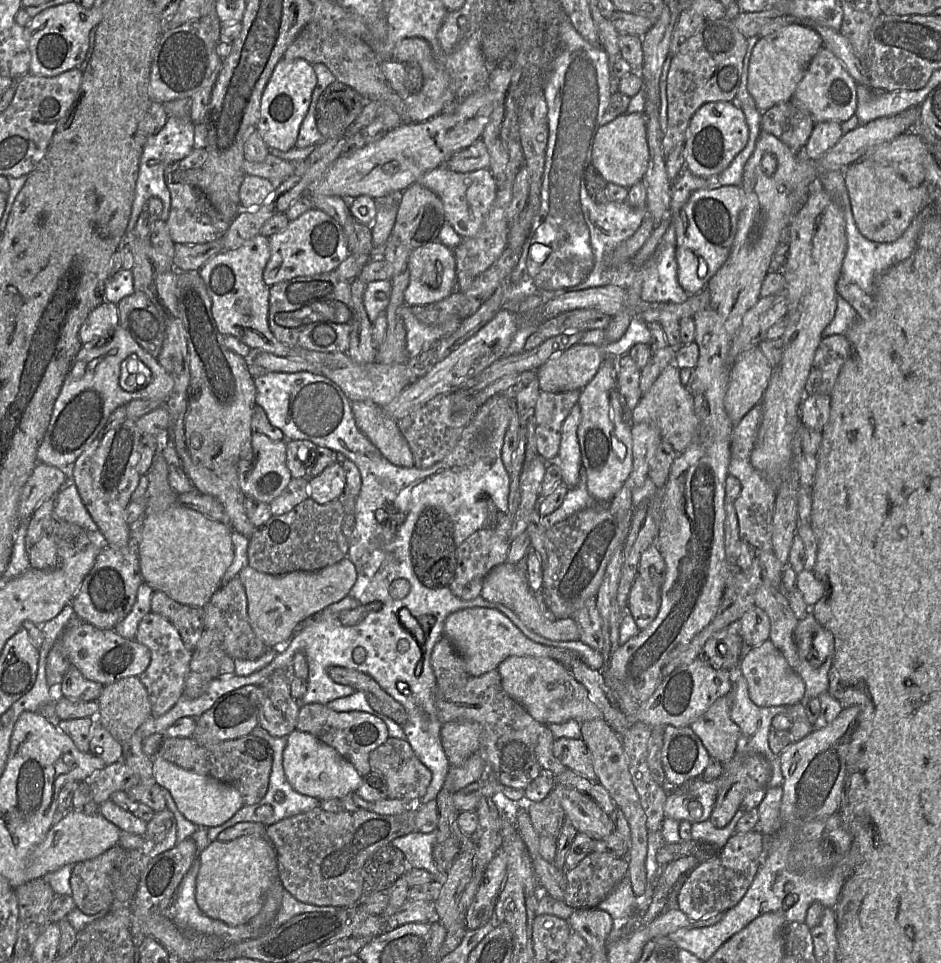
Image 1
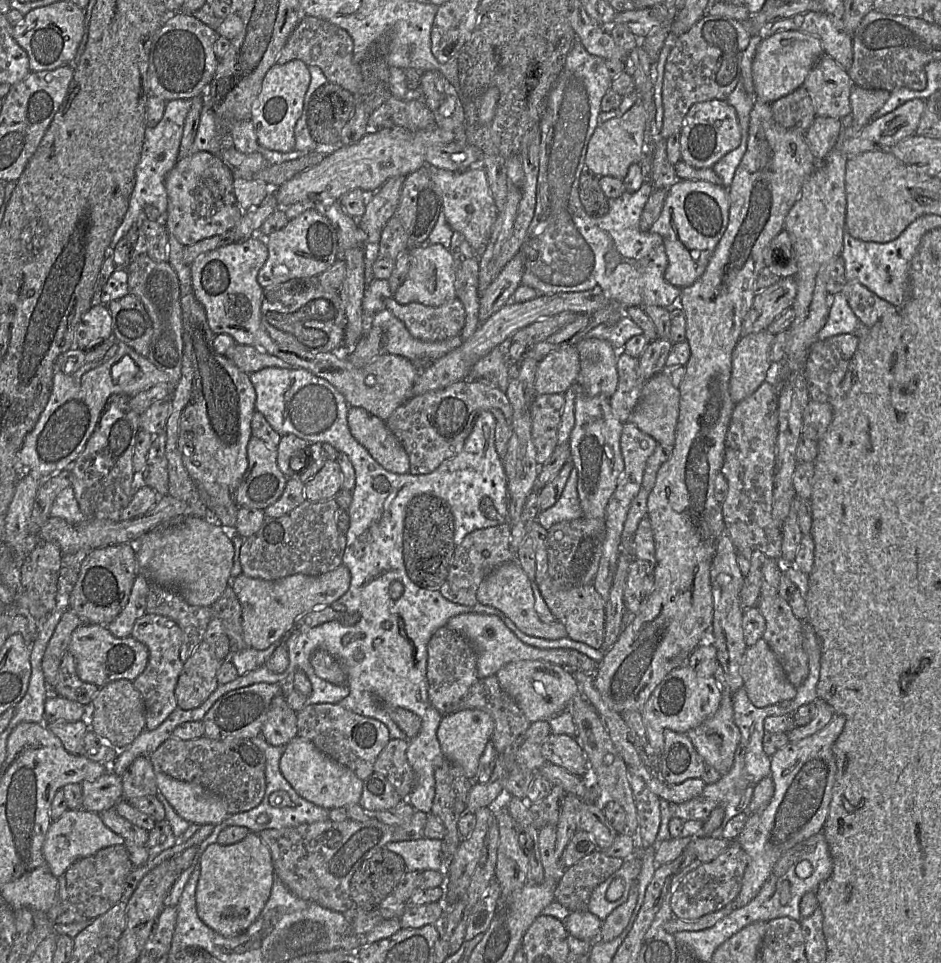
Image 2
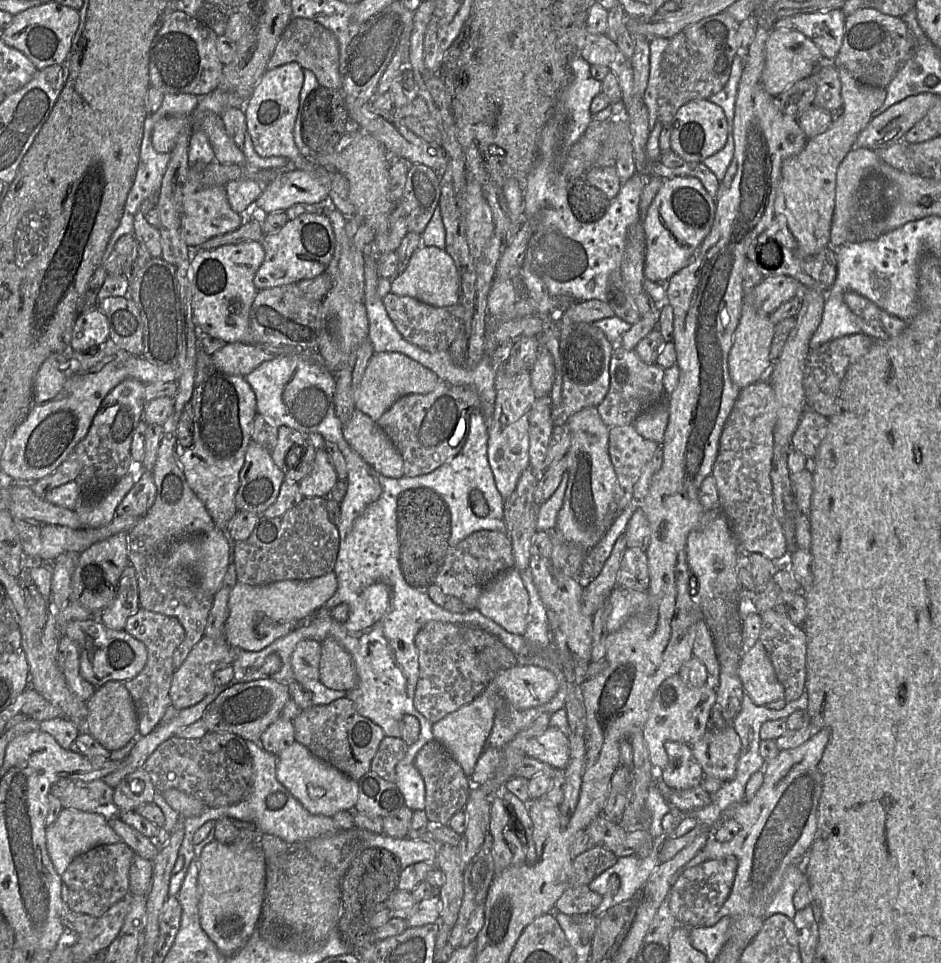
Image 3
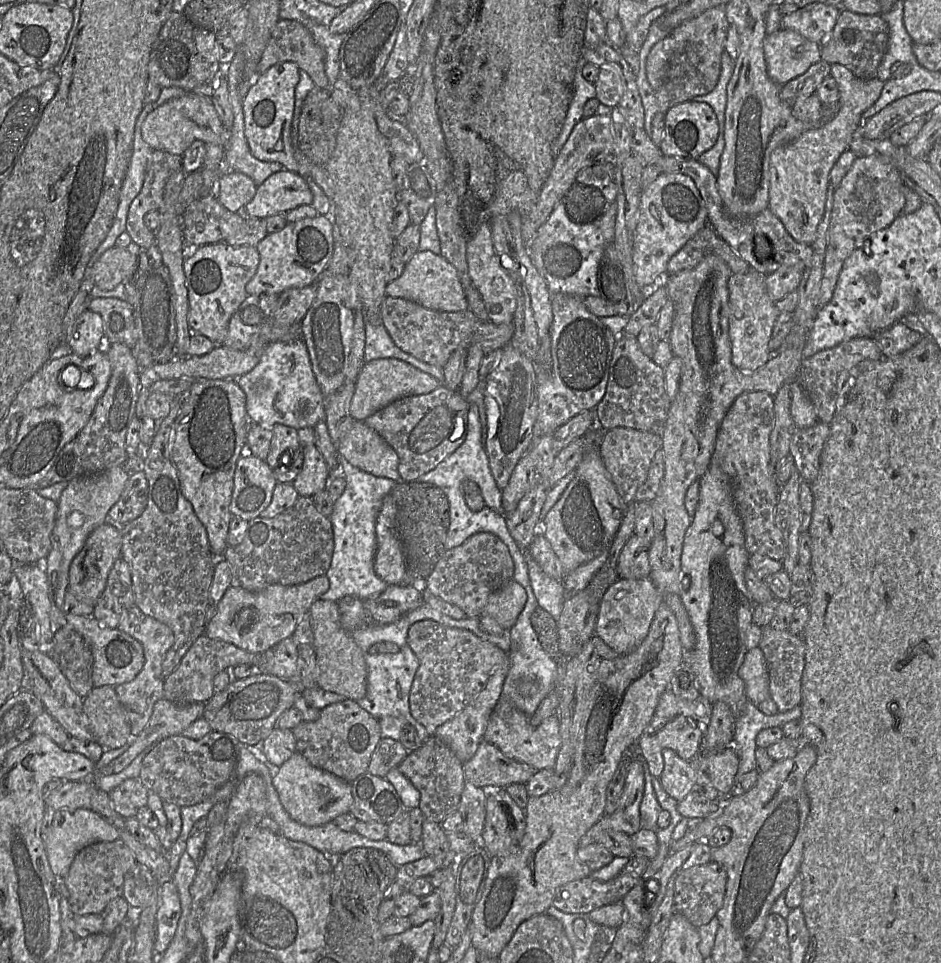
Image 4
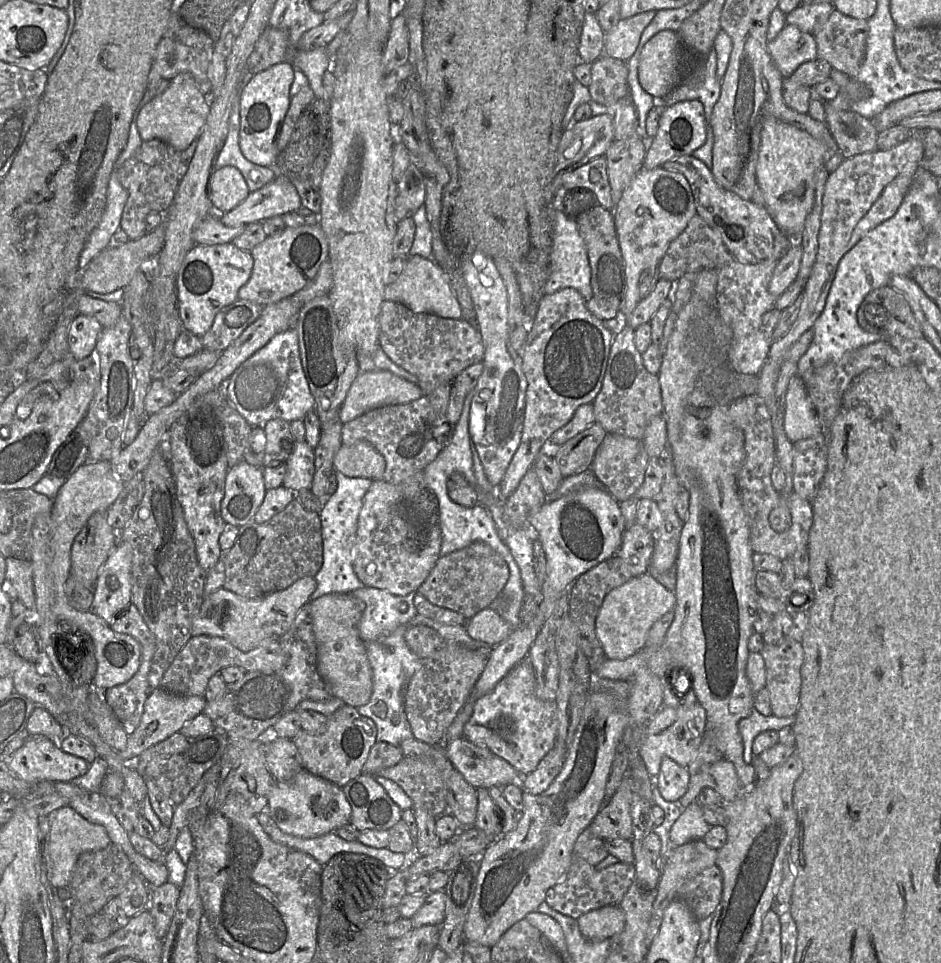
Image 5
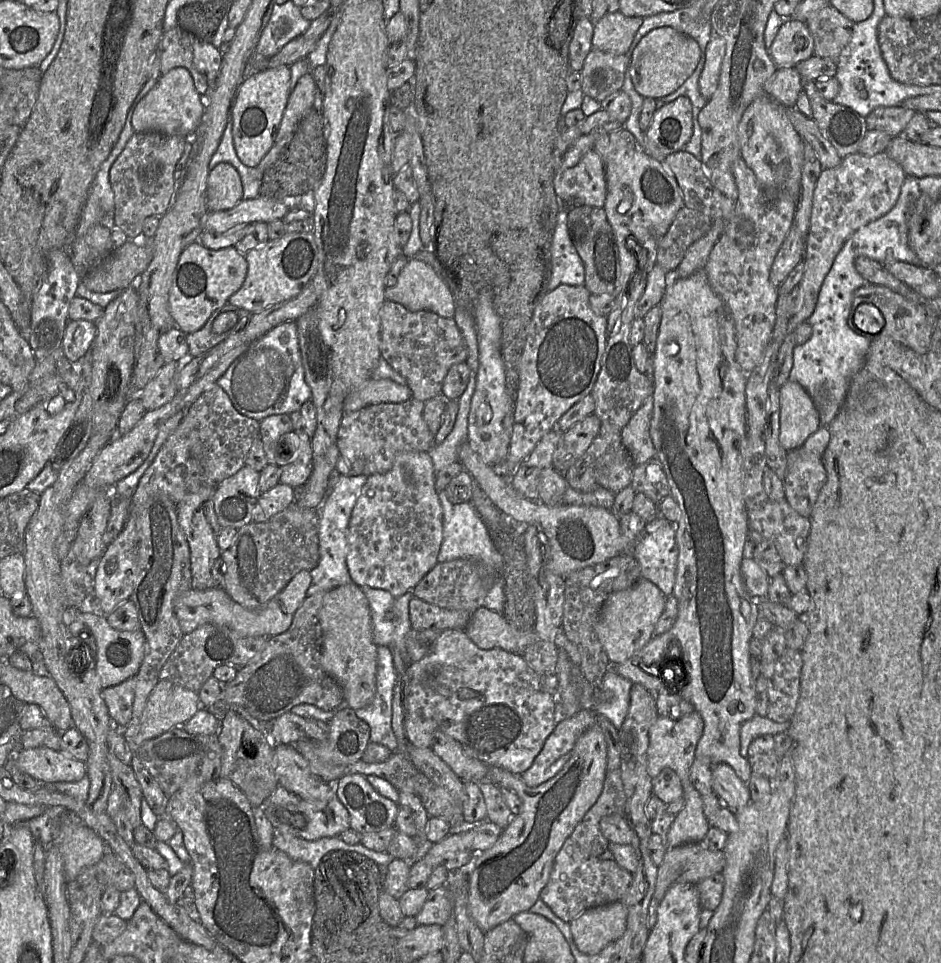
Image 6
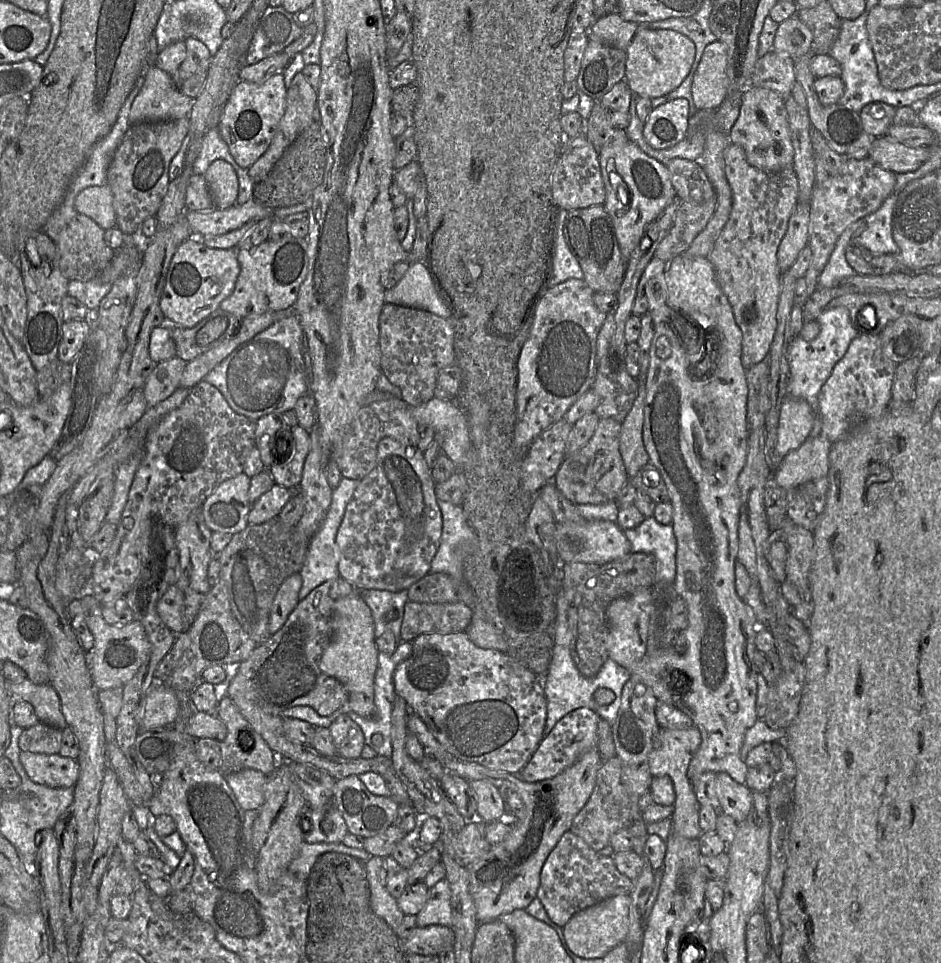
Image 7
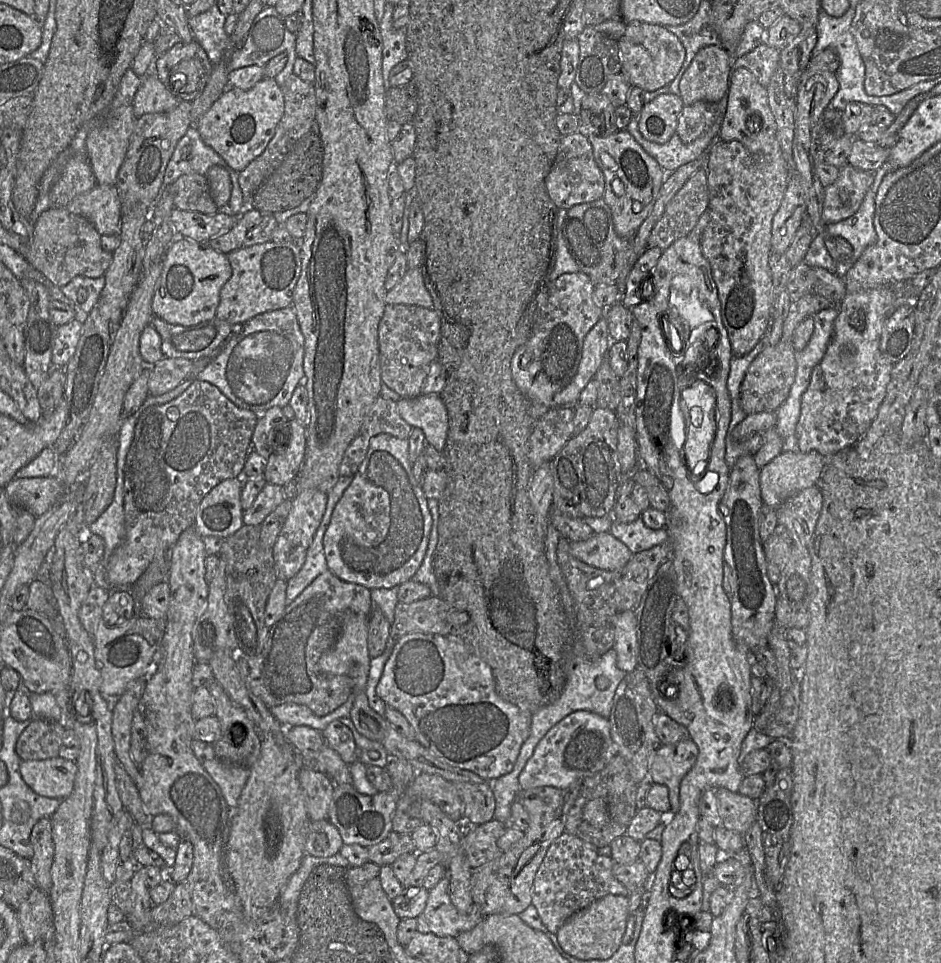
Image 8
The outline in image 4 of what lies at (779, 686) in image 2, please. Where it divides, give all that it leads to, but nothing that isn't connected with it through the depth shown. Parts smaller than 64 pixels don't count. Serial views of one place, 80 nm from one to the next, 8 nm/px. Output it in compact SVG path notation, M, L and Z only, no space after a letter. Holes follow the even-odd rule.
M759 646L748 650L739 669L739 675L745 683L746 695L749 701L759 705L770 697L768 665Z

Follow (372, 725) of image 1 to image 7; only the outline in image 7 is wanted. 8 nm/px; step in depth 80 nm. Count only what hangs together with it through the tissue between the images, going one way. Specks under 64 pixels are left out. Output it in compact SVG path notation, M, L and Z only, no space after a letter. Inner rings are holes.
M348 714L340 715L329 727L337 755L345 759L361 758L365 736Z

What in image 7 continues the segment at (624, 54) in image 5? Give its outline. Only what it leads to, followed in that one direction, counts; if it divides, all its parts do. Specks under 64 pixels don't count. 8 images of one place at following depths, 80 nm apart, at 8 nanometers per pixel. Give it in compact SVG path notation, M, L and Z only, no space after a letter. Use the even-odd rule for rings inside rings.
M613 12L594 21L589 38L625 51L638 27L639 24L626 21L618 12Z

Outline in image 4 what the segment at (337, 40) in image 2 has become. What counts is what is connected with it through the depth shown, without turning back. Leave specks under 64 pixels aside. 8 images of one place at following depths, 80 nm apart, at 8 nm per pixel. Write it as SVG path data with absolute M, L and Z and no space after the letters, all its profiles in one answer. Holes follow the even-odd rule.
M279 20L274 27L267 47L257 65L257 74L266 72L270 67L283 62L293 62L305 71L315 86L329 89L329 80L325 72L325 51L315 42L311 33L301 23L294 20Z

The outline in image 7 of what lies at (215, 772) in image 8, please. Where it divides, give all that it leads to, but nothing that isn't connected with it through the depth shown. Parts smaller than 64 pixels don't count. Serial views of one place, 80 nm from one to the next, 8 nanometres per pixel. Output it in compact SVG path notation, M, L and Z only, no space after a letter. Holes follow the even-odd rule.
M255 769L224 774L240 806L245 810L259 809L265 801L267 775Z

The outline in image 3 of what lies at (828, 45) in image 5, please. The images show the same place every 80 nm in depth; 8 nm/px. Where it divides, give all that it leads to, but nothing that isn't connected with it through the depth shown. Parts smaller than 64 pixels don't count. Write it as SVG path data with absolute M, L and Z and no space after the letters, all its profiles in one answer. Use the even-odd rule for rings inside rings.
M869 7L859 9L847 15L844 24L845 30L841 48L833 61L825 62L830 62L836 67L842 66L853 78L864 85L886 89L901 67L910 60L915 47L915 40L907 24L899 17L885 15Z

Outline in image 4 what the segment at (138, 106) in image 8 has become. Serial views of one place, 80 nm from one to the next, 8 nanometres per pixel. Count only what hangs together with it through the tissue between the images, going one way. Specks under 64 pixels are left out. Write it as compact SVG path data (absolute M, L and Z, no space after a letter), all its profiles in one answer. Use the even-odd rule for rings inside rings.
M188 93L182 97L170 99L151 111L142 124L142 137L153 150L175 155L183 155L195 140L201 140L206 144L222 145L225 153L228 131L224 128L211 97Z

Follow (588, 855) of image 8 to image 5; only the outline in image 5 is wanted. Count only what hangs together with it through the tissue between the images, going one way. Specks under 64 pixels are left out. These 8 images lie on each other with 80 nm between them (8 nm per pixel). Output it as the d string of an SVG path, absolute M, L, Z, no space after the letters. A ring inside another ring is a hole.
M573 854L570 867L554 886L547 890L545 902L554 910L572 918L604 906L619 904L635 878L635 865L615 863L597 870L585 860Z

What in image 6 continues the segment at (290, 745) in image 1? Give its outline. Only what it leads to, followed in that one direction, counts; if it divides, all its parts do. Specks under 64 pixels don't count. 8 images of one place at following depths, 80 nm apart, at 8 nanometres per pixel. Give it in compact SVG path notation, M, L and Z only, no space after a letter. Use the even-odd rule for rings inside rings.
M335 785L324 797L304 800L284 787L278 786L268 798L264 812L270 819L271 824L281 834L292 832L294 836L308 841L314 841L323 837L336 837L350 828L349 813L336 795Z

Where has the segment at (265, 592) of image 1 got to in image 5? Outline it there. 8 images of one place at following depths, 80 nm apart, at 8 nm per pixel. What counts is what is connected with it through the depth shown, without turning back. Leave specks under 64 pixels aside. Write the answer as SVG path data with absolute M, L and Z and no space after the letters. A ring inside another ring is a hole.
M306 576L283 590L256 599L248 599L225 588L220 588L204 598L198 614L192 621L192 635L222 637L242 651L250 651L286 633L300 608L311 600L316 586L316 580Z

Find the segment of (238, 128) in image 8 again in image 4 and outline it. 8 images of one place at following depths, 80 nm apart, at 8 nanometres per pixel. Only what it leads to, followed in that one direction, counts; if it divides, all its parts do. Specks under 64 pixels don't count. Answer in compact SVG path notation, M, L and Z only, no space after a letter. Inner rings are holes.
M283 62L255 76L242 103L245 137L255 158L264 162L278 162L283 169L303 179L313 180L331 201L335 195L335 186L324 166L311 162L298 162L291 143L291 123L295 105L295 88L300 78L299 70L295 63Z

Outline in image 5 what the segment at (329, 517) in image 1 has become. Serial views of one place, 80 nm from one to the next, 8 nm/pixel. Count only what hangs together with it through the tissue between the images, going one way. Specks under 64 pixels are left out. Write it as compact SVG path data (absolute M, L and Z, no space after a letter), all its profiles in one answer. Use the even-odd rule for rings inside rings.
M294 499L270 520L240 526L233 546L223 551L220 560L225 566L223 588L248 599L283 590L302 577L314 577L323 563L320 515Z

